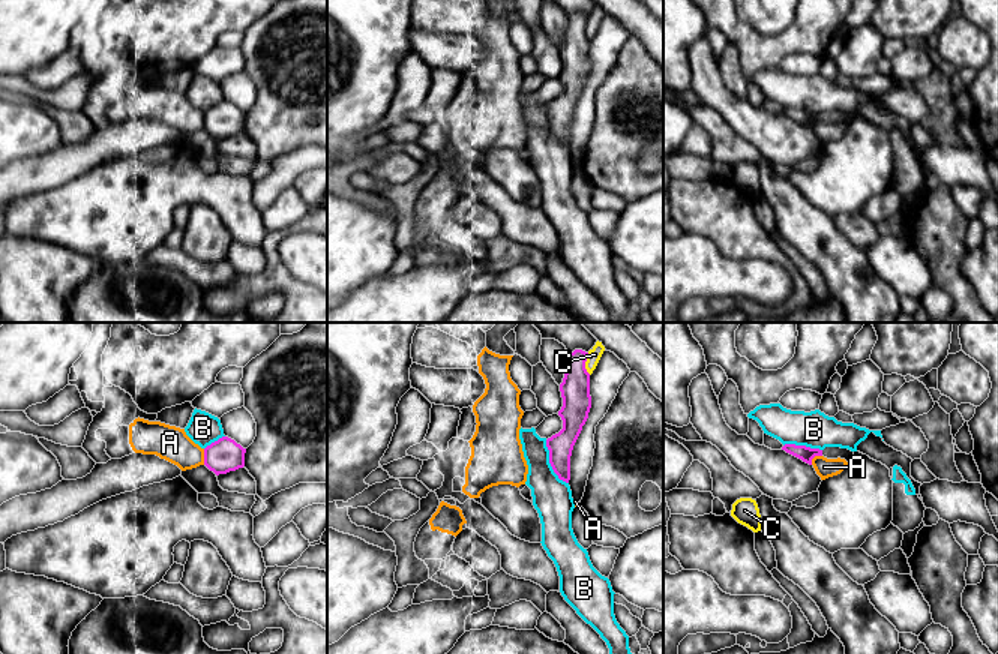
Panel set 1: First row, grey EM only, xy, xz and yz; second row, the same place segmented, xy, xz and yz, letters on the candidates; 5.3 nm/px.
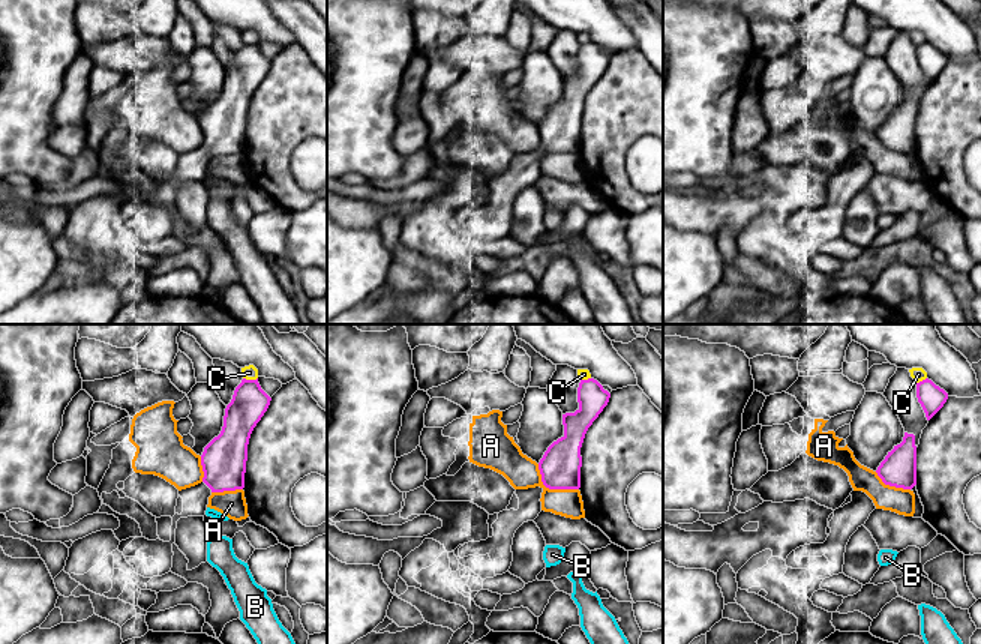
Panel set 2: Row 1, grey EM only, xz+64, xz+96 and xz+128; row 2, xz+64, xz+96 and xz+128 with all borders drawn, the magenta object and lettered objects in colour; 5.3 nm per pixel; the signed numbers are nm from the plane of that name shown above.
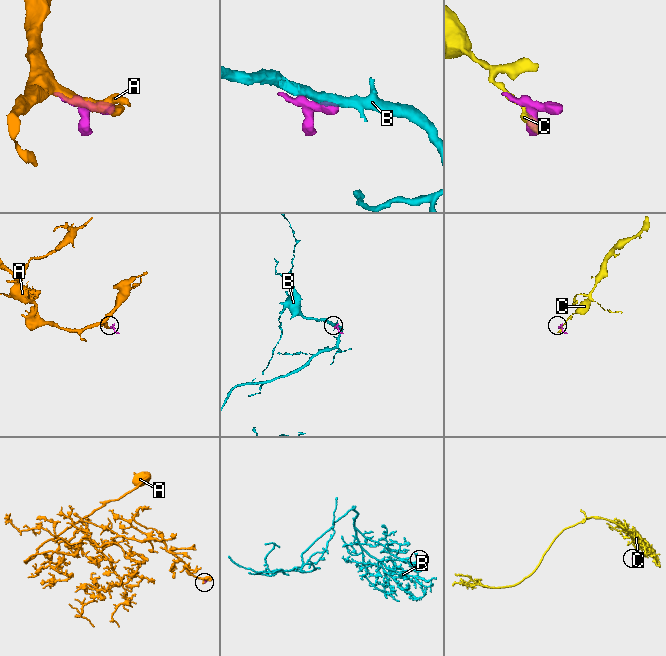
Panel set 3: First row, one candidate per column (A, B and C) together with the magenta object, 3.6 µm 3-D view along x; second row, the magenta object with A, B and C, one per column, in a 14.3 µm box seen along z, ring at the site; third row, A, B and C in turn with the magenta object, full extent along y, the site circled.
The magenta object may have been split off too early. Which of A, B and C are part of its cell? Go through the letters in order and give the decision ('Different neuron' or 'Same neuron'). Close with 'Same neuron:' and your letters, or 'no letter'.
A: Different neuron
B: Different neuron
C: Different neuron
Same neuron: no letter

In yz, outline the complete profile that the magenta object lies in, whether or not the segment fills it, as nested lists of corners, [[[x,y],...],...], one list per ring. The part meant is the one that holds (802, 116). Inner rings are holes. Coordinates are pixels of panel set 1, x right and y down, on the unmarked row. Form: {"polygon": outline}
{"polygon": [[[785,108],[782,111],[782,114],[785,114],[786,117],[801,123],[803,126],[812,129],[812,123],[815,120],[824,120],[827,123],[845,123],[846,126],[849,126],[849,123],[852,122],[854,116],[848,114],[848,112],[840,112],[840,111],[825,111],[824,114],[819,112],[810,112],[806,110],[795,110],[795,108]]]}

